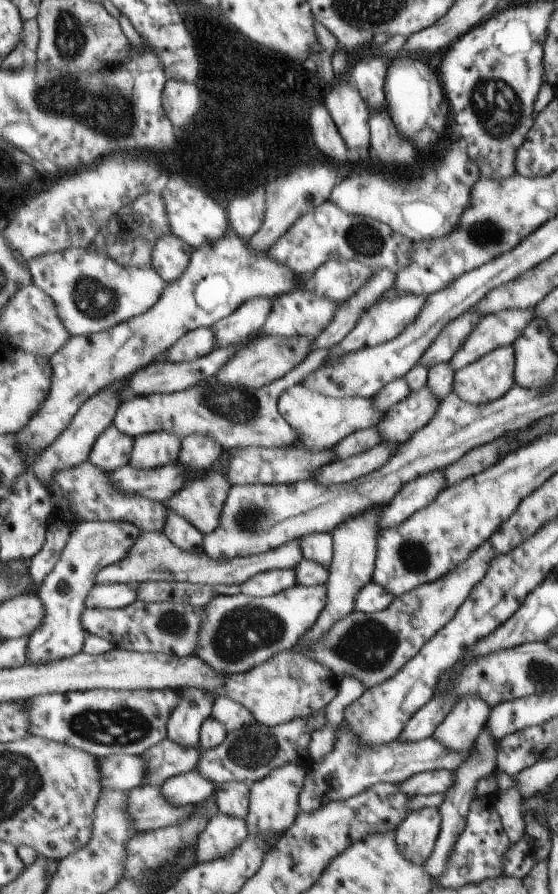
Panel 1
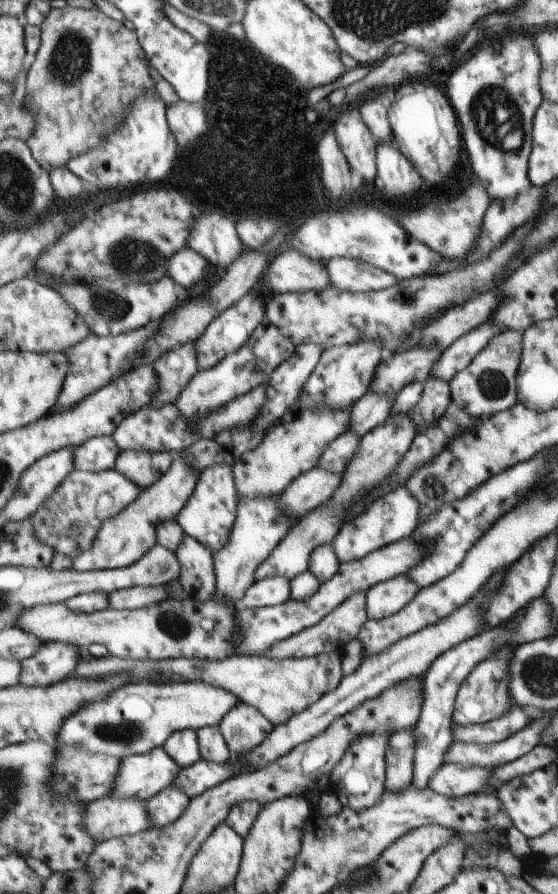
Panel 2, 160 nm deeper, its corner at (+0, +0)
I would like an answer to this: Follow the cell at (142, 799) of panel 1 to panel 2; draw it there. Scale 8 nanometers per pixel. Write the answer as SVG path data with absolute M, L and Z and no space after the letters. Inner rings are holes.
M103 797L86 804L84 812L84 828L97 845L151 828L147 801Z

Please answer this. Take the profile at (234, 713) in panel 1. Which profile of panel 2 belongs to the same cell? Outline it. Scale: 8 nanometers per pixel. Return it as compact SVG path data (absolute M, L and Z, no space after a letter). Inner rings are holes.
M239 703L225 715L221 732L233 755L244 755L257 748L276 727L258 708Z

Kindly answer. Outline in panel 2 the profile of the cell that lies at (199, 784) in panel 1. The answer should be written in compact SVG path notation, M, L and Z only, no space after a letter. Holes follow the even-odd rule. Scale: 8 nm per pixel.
M171 785L147 801L150 816L149 829L162 829L177 822L191 804L190 796Z

